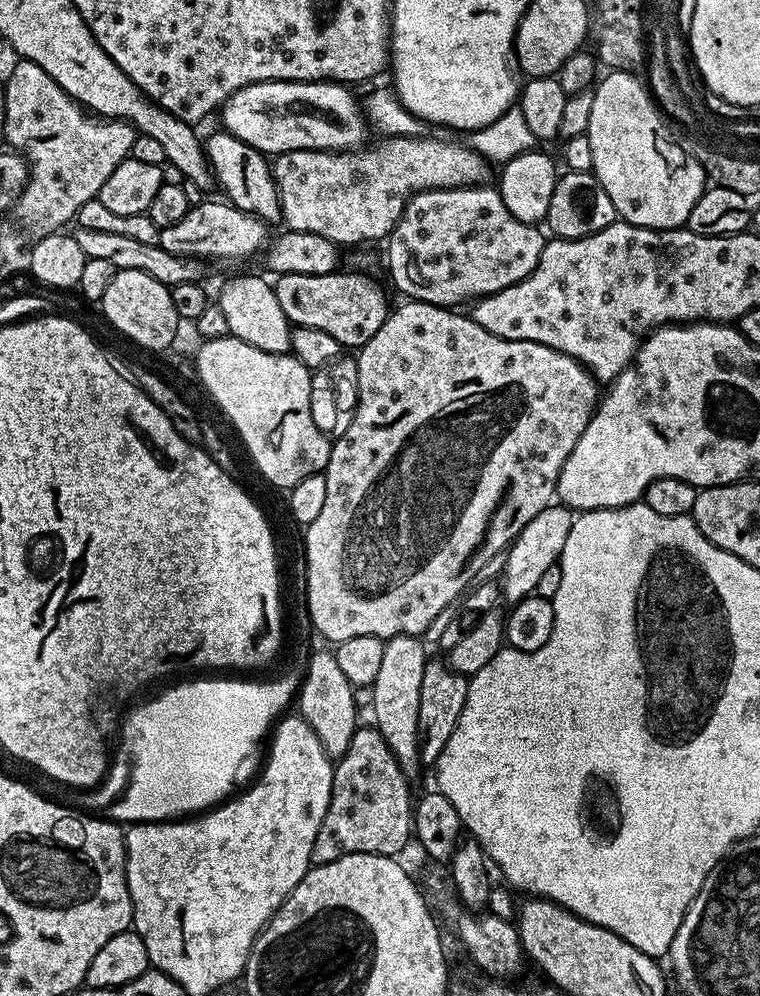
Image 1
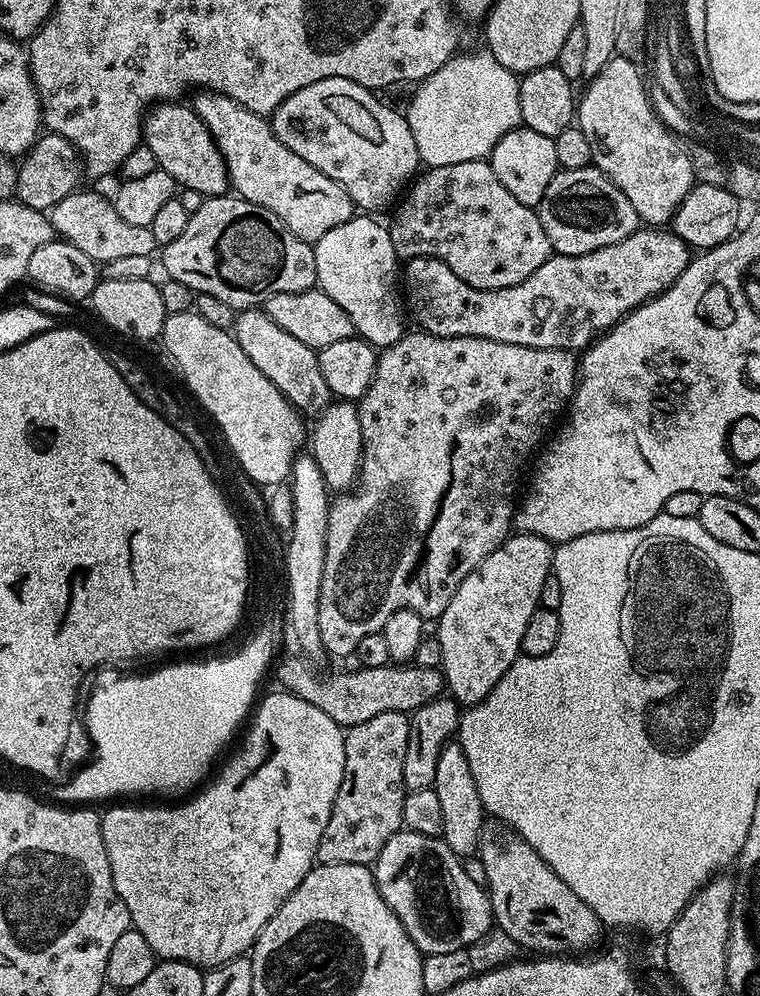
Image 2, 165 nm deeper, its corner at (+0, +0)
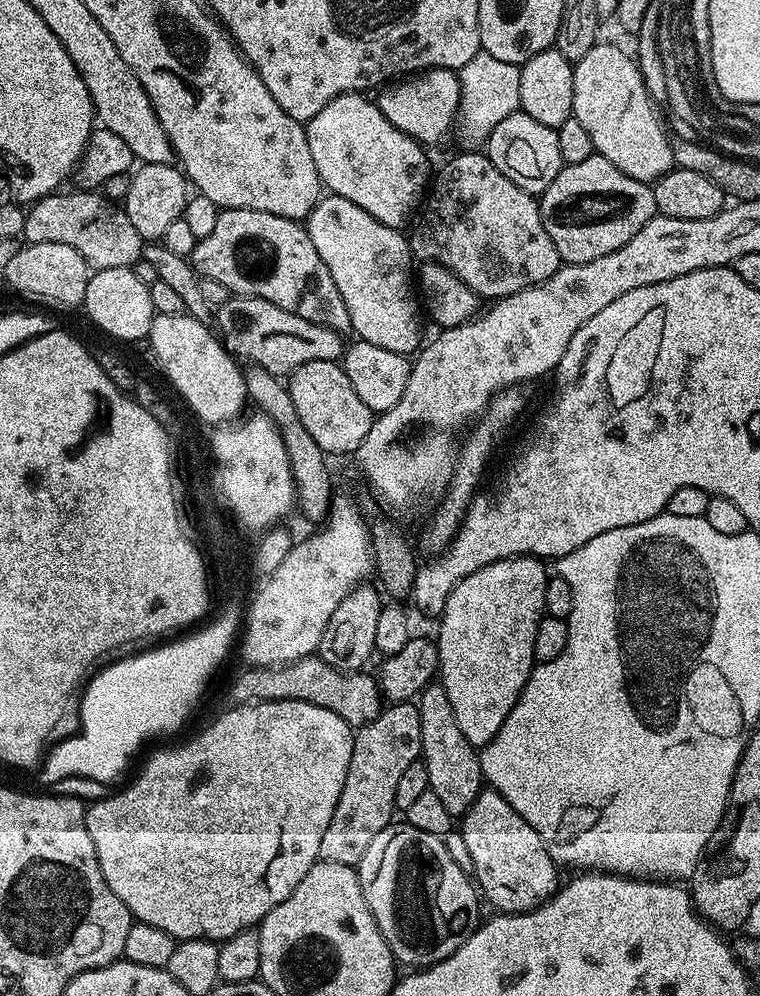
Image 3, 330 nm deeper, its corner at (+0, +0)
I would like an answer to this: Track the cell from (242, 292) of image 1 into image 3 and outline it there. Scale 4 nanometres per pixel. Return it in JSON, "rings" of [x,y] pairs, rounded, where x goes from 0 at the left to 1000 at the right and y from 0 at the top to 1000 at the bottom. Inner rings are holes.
{"rings":[[[414,361],[395,365],[389,372],[378,379],[379,395],[387,400],[387,412],[392,412],[392,420],[397,428],[403,428],[403,436],[418,444],[418,448],[433,459],[458,458],[462,459],[476,448],[476,440],[487,436],[492,415],[471,400],[466,388],[461,388],[461,380],[455,380],[451,368],[439,361]]]}

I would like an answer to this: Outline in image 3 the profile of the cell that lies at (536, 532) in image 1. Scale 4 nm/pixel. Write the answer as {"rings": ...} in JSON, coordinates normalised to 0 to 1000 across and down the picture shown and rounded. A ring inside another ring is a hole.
{"rings":[[[672,558],[645,564],[645,568],[634,568],[597,588],[576,619],[579,639],[572,640],[574,651],[579,654],[576,683],[584,688],[592,709],[597,709],[597,721],[603,721],[603,730],[620,747],[643,747],[650,737],[661,733],[666,717],[676,713],[676,705],[682,705],[707,666],[703,637],[708,637],[708,629],[718,617],[716,601],[724,577],[722,571],[716,571],[716,566],[714,561],[703,558]]]}

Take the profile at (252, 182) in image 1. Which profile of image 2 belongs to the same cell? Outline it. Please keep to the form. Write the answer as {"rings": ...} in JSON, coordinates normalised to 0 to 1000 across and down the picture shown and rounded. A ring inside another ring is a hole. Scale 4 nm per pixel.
{"rings":[[[212,102],[187,120],[187,141],[207,161],[207,170],[224,175],[238,190],[258,191],[270,199],[293,197],[301,192],[300,169],[287,151],[284,140],[261,119],[255,109],[242,102]]]}

